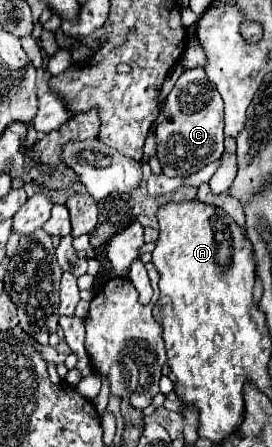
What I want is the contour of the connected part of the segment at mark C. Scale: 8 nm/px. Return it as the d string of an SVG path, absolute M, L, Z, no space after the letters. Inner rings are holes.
M201 66L189 68L175 82L165 106L157 116L157 158L163 174L171 178L187 178L223 154L223 102L221 94L209 82Z

